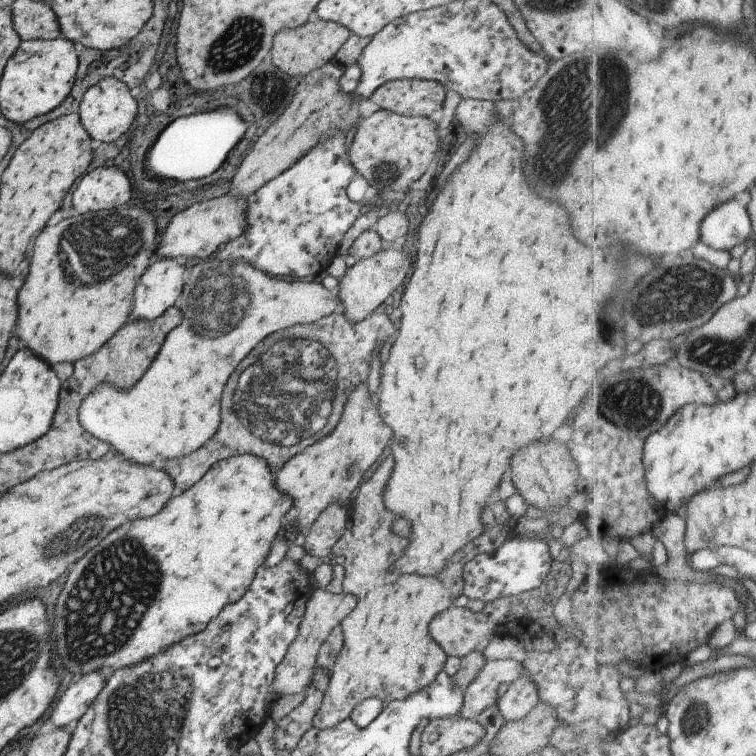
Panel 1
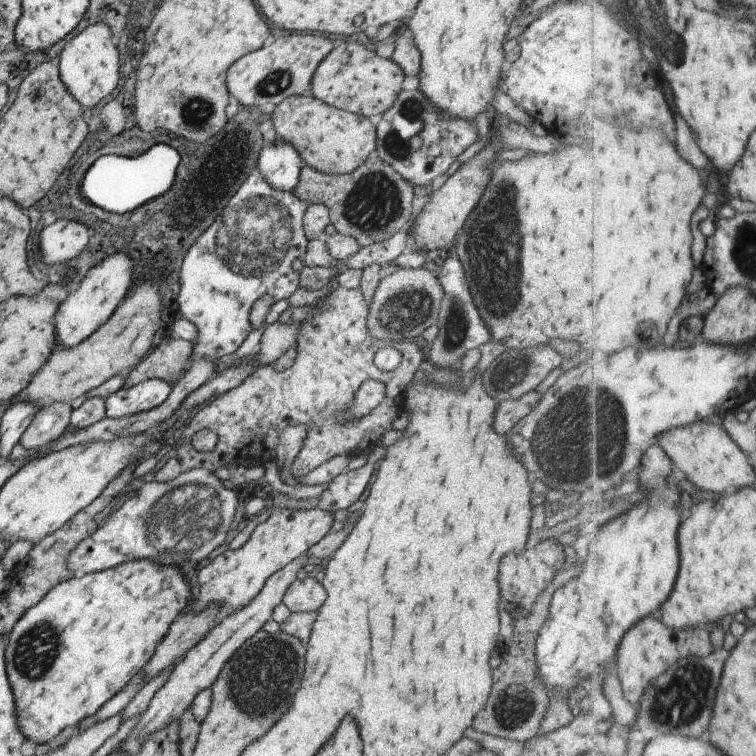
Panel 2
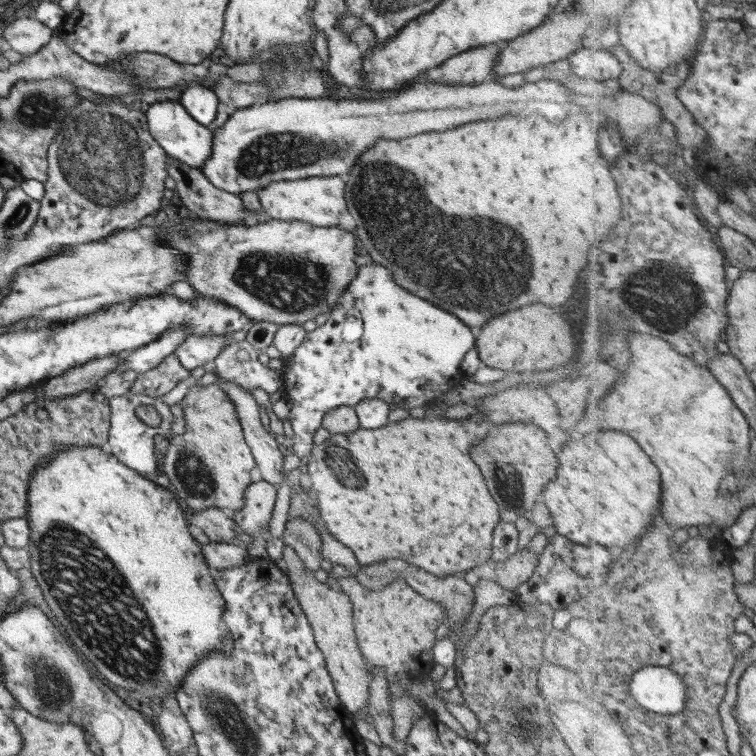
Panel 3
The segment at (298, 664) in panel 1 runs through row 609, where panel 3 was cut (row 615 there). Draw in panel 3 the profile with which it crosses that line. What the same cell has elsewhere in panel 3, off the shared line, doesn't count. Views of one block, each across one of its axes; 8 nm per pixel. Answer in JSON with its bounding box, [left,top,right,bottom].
[282,545,372,714]

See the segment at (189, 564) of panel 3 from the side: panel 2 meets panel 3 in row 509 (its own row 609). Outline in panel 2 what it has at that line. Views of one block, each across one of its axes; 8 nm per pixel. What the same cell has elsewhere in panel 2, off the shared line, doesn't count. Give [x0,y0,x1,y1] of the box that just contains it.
[5,560,192,747]

